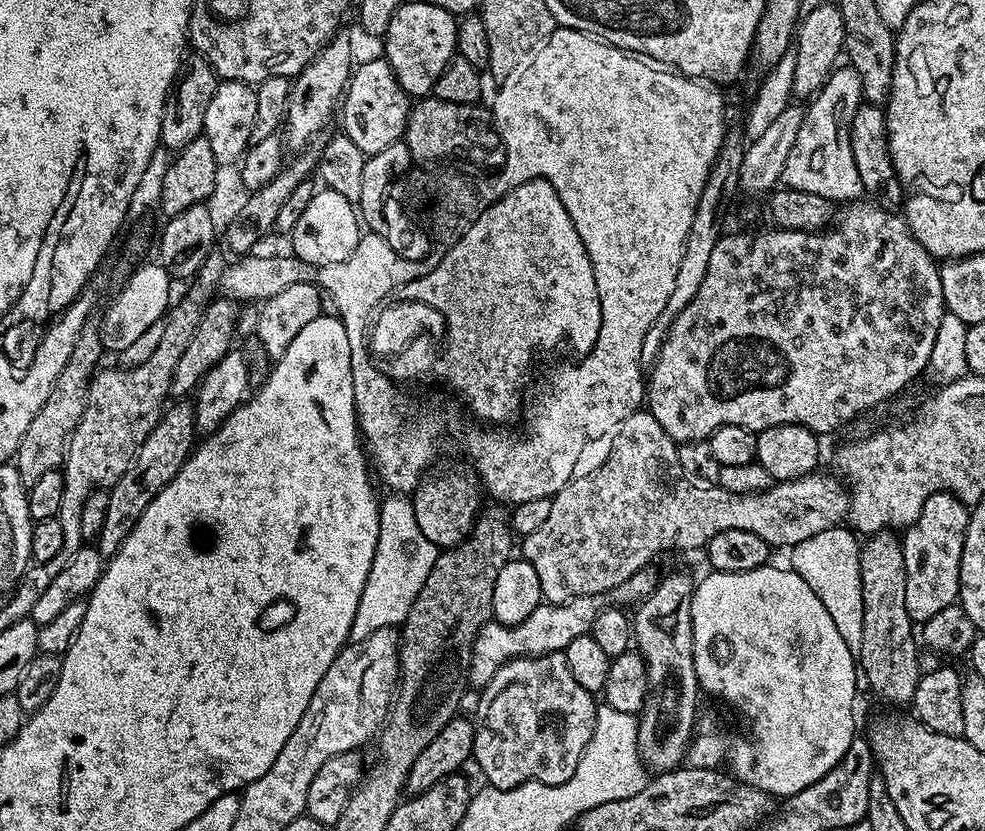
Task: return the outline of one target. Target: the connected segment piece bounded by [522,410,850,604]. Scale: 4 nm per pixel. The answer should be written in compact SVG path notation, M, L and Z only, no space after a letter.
M641 410L630 414L630 418L626 418L626 422L620 424L620 429L616 431L616 437L612 443L612 449L604 457L603 464L573 478L563 490L552 497L550 514L546 518L546 522L542 522L542 526L538 526L538 530L534 530L534 534L523 537L524 552L522 552L522 556L523 559L530 562L530 566L534 566L534 571L538 573L541 597L549 604L564 604L567 600L573 600L579 596L608 592L611 588L616 588L622 582L629 580L639 568L649 567L653 563L651 560L659 552L666 551L667 548L703 549L710 542L710 538L714 538L714 534L722 534L722 530L750 530L750 534L758 534L758 538L762 538L773 549L791 550L806 538L811 538L814 534L820 534L824 530L830 530L845 523L850 499L849 489L835 475L832 475L833 477L820 475L813 474L800 476L796 480L782 480L773 483L772 487L767 488L765 492L727 492L725 488L719 486L705 486L692 480L684 473L682 462L678 462L678 445L670 438L670 434L666 434L666 430L662 430L662 426L658 426L658 418L654 418L647 410Z

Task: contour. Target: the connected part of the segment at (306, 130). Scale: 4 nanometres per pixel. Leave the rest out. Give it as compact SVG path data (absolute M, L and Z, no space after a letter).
M341 30L329 40L328 44L305 68L300 71L300 75L292 80L292 93L288 95L288 113L284 116L282 125L282 139L289 149L304 150L308 144L328 122L328 118L333 117L334 111L341 103L344 90L348 86L348 78L352 74L354 59L352 60L352 40L346 34L347 31Z

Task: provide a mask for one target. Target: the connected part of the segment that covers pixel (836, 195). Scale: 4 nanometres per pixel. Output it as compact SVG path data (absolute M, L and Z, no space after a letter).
M850 66L833 68L820 91L811 97L809 104L812 105L807 105L798 138L794 138L794 146L786 157L783 187L818 194L833 202L856 202L864 196L862 178L858 178L858 166L854 166L854 150L850 150L848 125L849 114L856 112L863 100L862 78L858 78L858 70Z

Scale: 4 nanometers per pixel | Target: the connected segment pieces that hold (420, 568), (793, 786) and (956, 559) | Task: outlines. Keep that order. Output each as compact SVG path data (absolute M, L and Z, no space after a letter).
M391 493L388 496L381 501L378 546L366 587L359 598L358 612L351 622L349 643L362 642L375 630L399 627L408 617L440 553L419 529L411 499L403 493Z
M765 566L746 570L745 572L714 572L709 571L704 581L697 583L692 589L692 605L690 618L692 619L692 649L694 650L694 670L696 682L712 696L721 696L728 704L733 704L746 719L752 720L752 737L740 740L730 748L731 775L736 779L754 786L758 790L768 793L769 797L787 798L806 790L814 782L818 782L841 760L850 746L850 742L857 735L856 716L852 707L856 704L856 676L858 680L858 660L852 656L846 641L838 632L830 613L822 604L822 599L811 590L793 570L772 568Z
M935 492L926 498L926 506L922 506L922 514L902 536L904 545L904 561L906 562L906 610L913 622L923 622L934 618L946 610L946 606L957 603L960 594L960 563L962 562L962 546L964 535L968 529L969 509L951 492Z

